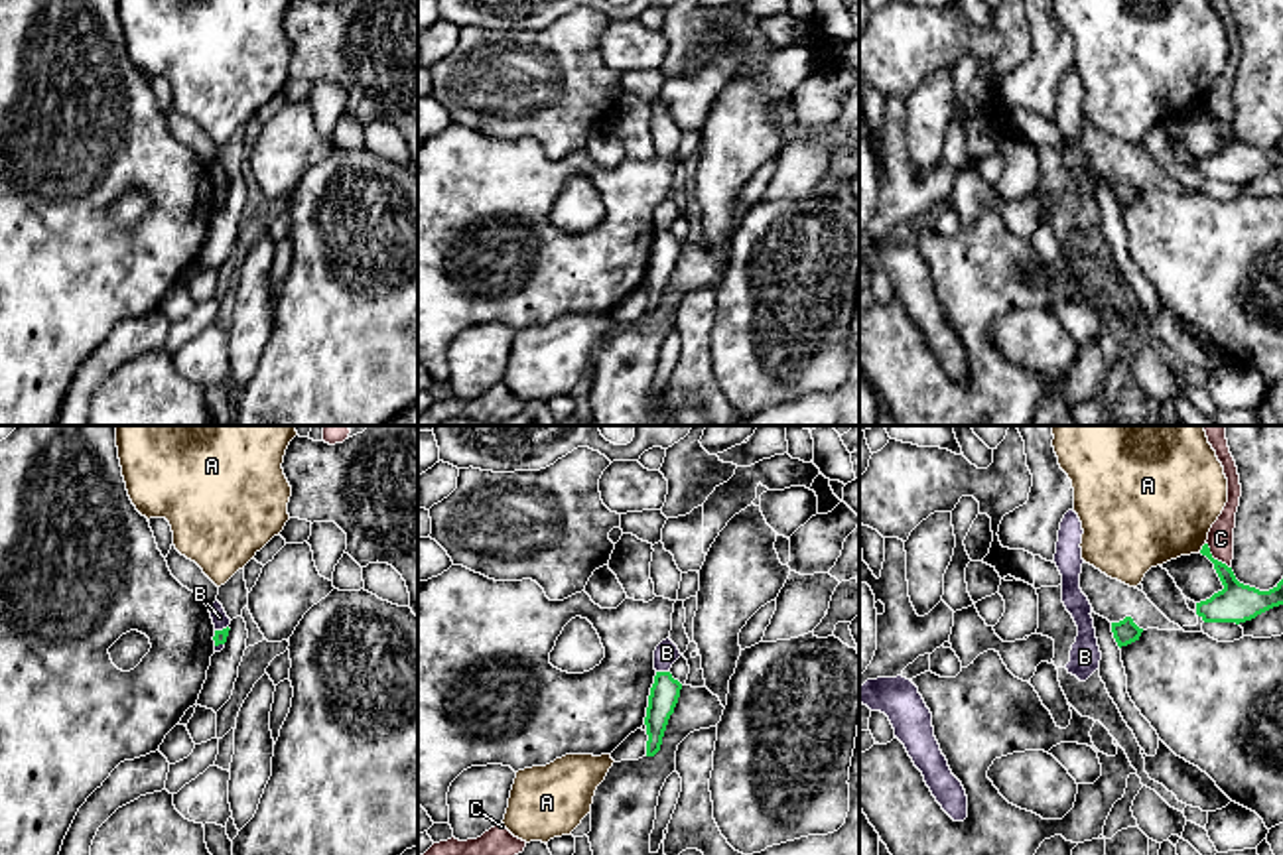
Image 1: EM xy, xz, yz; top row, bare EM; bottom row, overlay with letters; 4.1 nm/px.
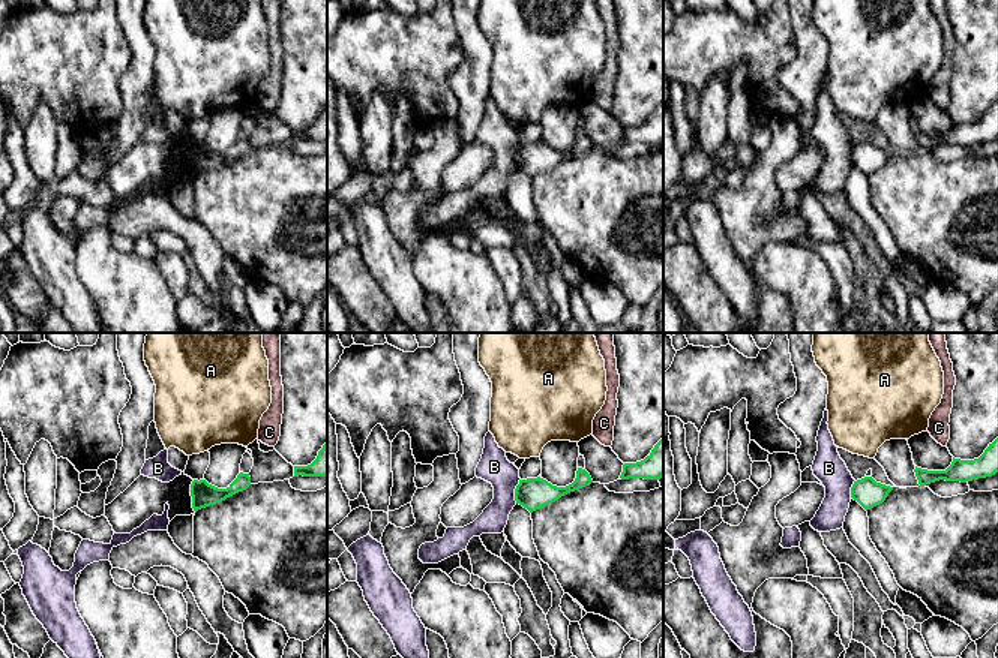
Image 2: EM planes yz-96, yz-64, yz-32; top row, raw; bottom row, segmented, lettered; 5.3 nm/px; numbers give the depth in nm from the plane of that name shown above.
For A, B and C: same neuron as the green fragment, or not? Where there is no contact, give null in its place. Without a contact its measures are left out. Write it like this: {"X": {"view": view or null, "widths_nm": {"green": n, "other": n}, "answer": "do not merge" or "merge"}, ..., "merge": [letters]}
{"A": {"view": "yz", "widths_nm": {"green": 140, "other": 460}, "answer": "do not merge"}, "B": {"view": "xz", "widths_nm": {"green": 120, "other": 100}, "answer": "do not merge"}, "C": {"view": "yz", "widths_nm": {"green": 160, "other": 110}, "answer": "do not merge"}, "merge": []}

